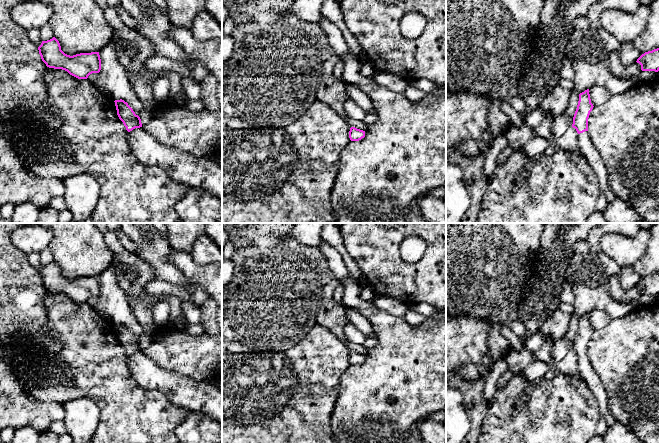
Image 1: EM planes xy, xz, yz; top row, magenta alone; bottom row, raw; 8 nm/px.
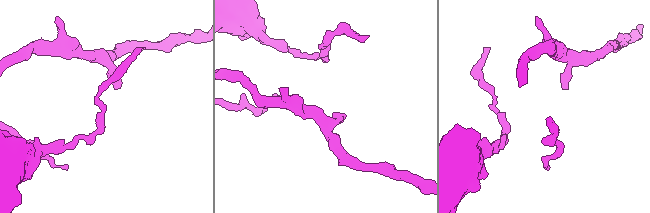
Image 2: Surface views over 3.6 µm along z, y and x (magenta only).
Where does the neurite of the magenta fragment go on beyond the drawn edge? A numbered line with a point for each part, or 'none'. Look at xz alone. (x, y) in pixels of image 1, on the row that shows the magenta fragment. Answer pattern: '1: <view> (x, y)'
none

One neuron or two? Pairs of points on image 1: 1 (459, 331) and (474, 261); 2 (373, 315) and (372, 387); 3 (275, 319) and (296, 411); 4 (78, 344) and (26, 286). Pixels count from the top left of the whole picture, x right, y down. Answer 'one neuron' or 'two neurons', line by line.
1: two neurons
2: one neuron
3: two neurons
4: two neurons

